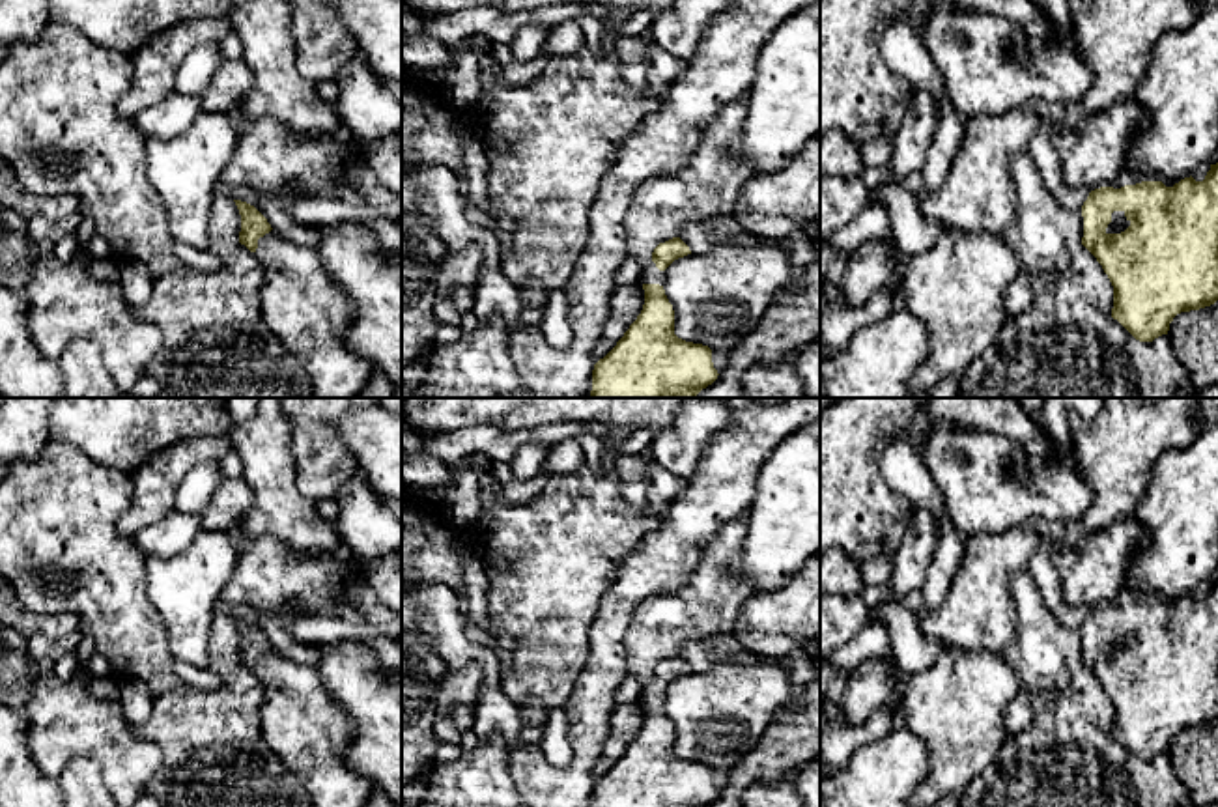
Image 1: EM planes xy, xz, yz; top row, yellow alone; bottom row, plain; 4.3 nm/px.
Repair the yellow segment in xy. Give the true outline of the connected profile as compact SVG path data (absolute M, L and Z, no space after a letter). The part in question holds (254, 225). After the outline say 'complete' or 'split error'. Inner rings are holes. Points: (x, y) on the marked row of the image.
M241 200L234 202L241 215L239 243L263 267L260 319L310 375L314 398L355 398L368 383L374 366L347 347L353 301L331 280L316 248L280 237L254 205Z; split error

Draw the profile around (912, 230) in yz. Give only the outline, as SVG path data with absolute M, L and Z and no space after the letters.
M885 181L872 192L872 200L887 207L893 239L906 260L938 241L942 226L921 213L917 192Z

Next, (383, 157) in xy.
M402 131L366 148L364 168L377 183L402 198Z

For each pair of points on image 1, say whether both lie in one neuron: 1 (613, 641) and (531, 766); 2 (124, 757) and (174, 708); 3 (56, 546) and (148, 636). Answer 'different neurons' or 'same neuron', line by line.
1: same neuron
2: different neurons
3: same neuron

